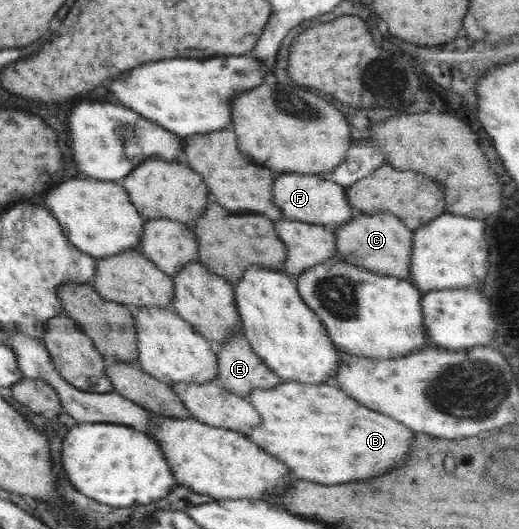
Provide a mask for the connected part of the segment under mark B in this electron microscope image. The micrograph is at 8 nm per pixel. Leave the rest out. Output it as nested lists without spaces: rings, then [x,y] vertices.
[[[283,380],[273,389],[254,389],[247,400],[258,411],[261,421],[257,427],[246,427],[241,433],[260,449],[281,459],[295,477],[321,485],[337,485],[383,475],[405,461],[409,453],[409,443],[413,439],[413,431],[403,427],[402,423],[363,406],[336,385]]]

